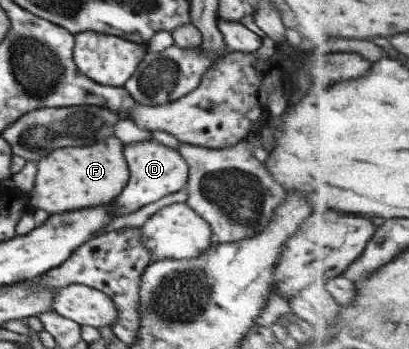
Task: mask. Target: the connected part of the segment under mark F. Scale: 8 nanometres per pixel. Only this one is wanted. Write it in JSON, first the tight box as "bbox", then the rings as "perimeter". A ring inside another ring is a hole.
{"bbox":[26,138,129,214],"perimeter":[[[105,138],[83,148],[57,148],[35,164],[33,188],[27,191],[26,199],[33,210],[39,209],[49,214],[107,204],[123,190],[129,176],[117,138]]]}

